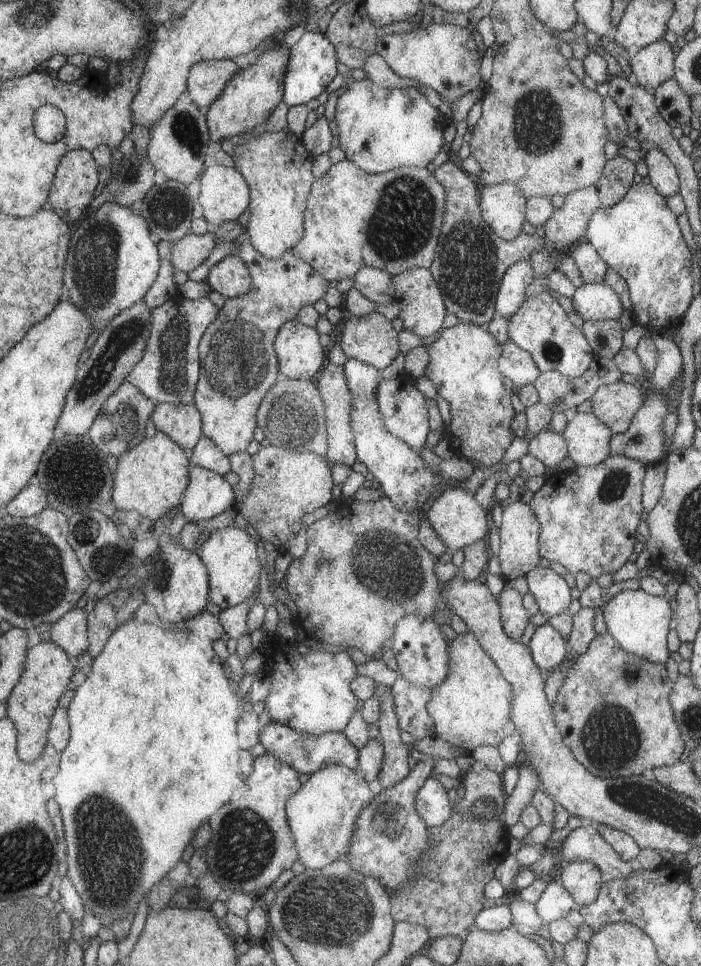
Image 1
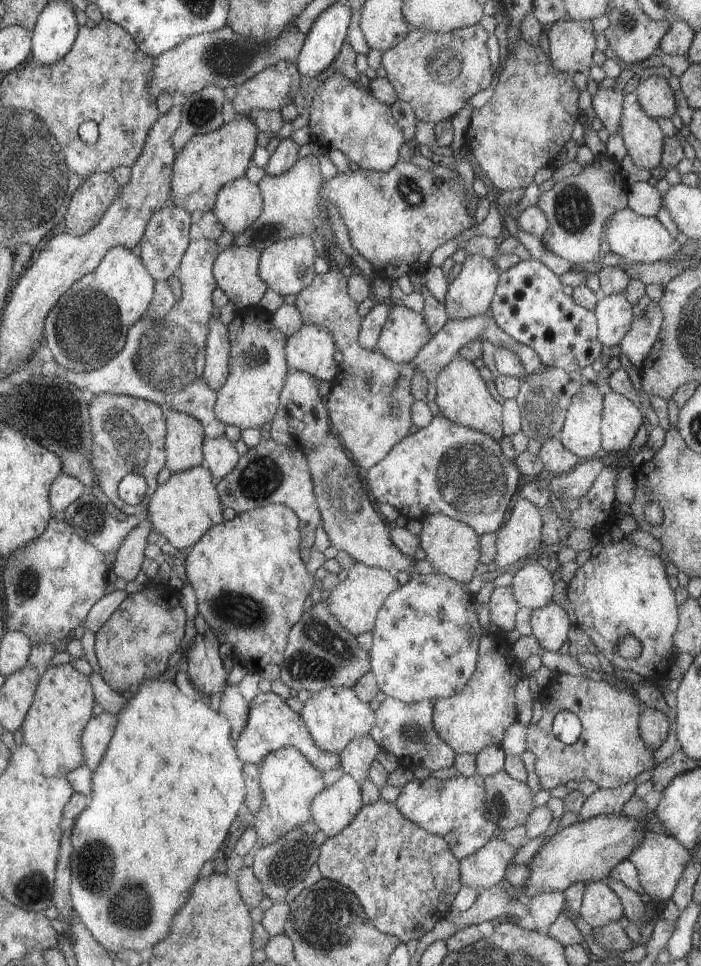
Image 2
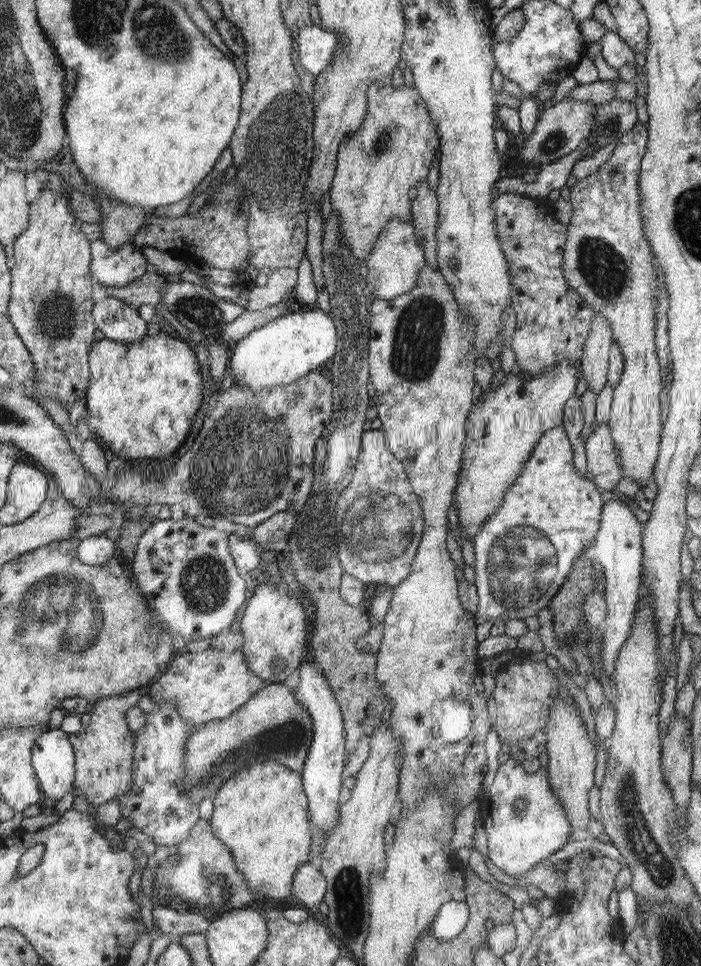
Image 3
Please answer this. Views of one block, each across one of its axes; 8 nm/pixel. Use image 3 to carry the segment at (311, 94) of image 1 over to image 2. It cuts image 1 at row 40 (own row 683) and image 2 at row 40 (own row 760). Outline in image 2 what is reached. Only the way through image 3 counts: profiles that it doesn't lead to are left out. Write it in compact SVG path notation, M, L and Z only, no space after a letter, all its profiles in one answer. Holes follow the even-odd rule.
M347 2L332 3L314 22L296 64L302 77L315 77L340 52L346 30L350 26L350 7Z

